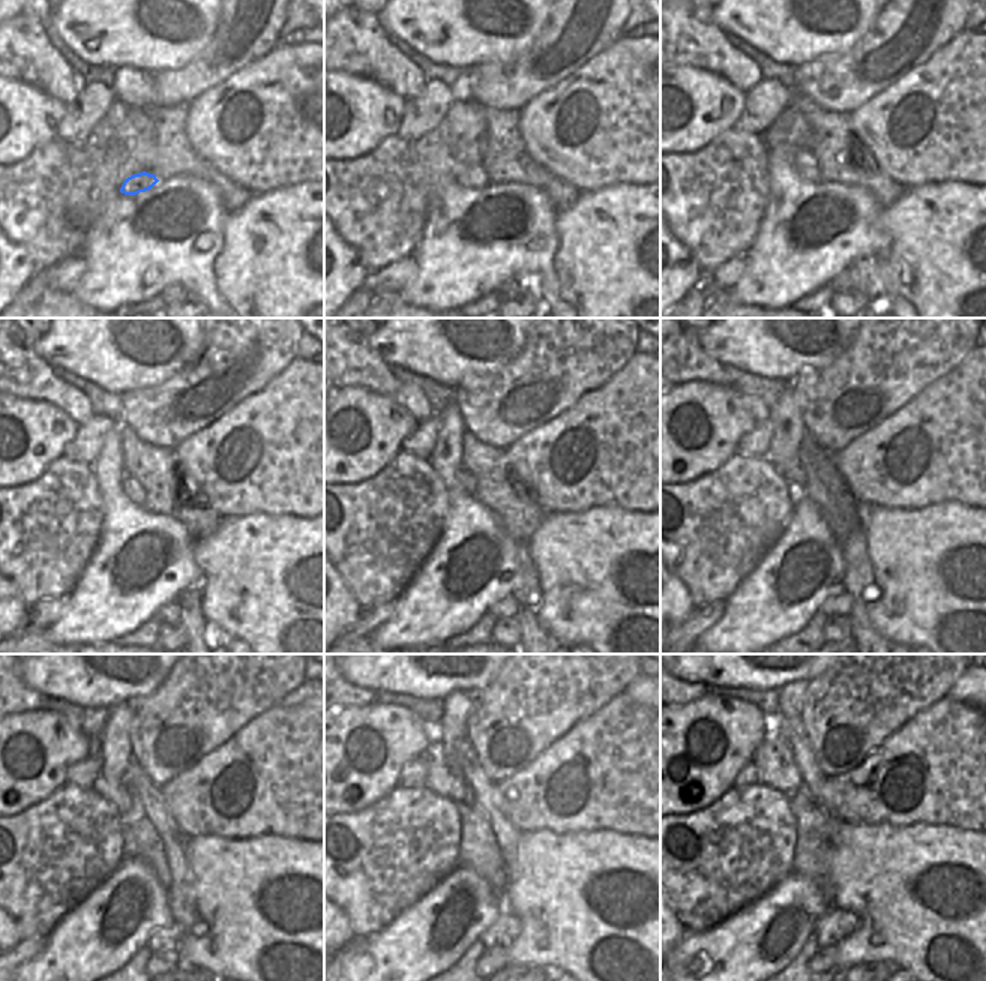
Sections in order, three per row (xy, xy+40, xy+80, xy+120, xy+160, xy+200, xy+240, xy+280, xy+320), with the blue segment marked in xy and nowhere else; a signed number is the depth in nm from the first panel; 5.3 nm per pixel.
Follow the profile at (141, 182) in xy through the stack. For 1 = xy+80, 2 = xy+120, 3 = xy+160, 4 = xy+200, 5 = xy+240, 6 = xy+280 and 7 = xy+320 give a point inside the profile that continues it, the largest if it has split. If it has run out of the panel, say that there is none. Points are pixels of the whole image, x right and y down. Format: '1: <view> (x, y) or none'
1: xy+80 (806, 165)
2: xy+120 (132, 489)
3: xy+160 (468, 483)
4: xy+200 (793, 471)
5: xy+240 (116, 794)
6: xy+280 (443, 776)
7: xy+320 (775, 765)

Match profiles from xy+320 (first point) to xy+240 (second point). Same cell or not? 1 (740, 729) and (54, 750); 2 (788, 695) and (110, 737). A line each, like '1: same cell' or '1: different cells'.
1: same cell
2: same cell

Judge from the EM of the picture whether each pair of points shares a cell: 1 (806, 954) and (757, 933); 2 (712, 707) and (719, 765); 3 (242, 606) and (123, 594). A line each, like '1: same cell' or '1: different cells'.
1: different cells
2: same cell
3: different cells

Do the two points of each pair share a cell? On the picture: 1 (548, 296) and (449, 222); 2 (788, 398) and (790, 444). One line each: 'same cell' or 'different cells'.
1: same cell
2: same cell

